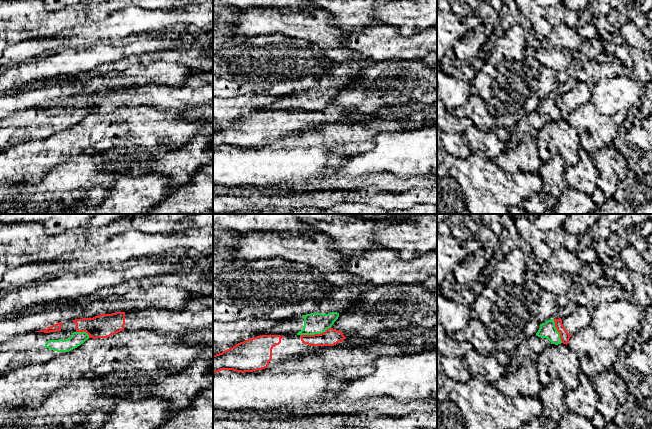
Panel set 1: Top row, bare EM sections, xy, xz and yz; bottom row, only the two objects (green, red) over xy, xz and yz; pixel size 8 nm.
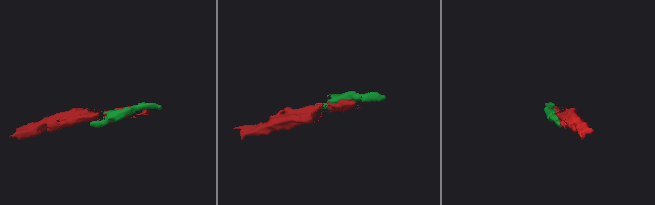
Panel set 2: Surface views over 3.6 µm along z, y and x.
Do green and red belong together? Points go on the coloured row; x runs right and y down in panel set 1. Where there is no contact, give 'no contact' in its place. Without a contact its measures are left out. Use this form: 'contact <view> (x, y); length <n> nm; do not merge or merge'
contact xz (315, 333); length 260 nm; do not merge

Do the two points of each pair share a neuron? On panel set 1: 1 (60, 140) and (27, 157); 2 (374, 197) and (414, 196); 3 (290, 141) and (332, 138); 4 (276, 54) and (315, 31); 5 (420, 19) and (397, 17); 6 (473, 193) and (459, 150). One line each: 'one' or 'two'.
1: one
2: one
3: one
4: two
5: one
6: two

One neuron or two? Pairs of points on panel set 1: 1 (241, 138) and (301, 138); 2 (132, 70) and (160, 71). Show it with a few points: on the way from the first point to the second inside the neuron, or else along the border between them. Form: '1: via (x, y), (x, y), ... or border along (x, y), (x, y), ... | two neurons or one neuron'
1: border along (306, 130), (292, 135) | two neurons
2: via (139, 71), (153, 71) | one neuron

